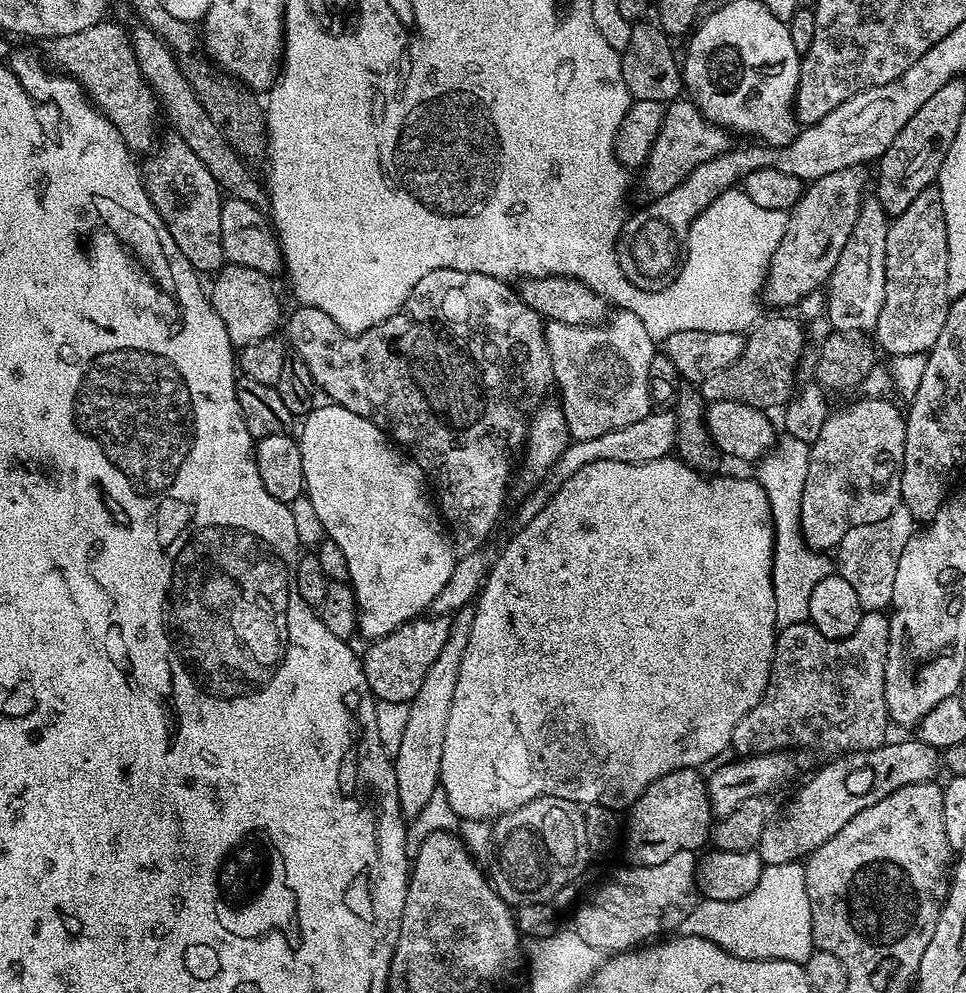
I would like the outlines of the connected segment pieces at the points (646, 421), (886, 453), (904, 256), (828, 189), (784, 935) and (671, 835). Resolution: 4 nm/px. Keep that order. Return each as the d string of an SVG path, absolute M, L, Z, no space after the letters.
M654 410L633 425L622 426L621 429L601 434L597 438L571 441L558 461L554 462L554 466L545 474L543 482L521 499L521 505L518 508L518 524L523 526L531 522L534 515L538 514L542 506L561 488L562 482L572 477L582 466L594 461L620 461L631 464L654 461L669 455L675 449L675 445L676 418L675 413L670 410Z
M869 395L869 400L856 400L853 404L848 404L845 408L833 411L825 418L821 433L808 450L808 469L806 470L806 486L802 486L802 502L800 503L800 523L799 526L804 532L804 539L809 548L813 550L825 550L824 548L835 549L837 544L842 542L843 535L854 526L863 526L867 523L881 522L896 507L900 506L900 491L902 490L902 466L904 465L904 455L906 454L906 426L904 425L905 413L900 412L888 401L888 398L881 398L879 395Z
M933 186L922 190L902 215L889 223L886 234L886 298L882 312L876 322L874 333L875 345L889 357L905 356L906 354L926 354L931 351L939 334L946 324L946 314L950 297L946 286L946 270L948 269L948 235L942 210L942 198L939 187Z
M863 167L834 170L834 174L826 174L826 178L818 178L807 185L806 191L796 207L788 212L786 234L782 234L782 242L778 250L774 250L772 261L768 267L768 276L764 280L762 300L772 310L792 310L799 305L802 298L812 292L819 292L827 285L834 266L838 263L839 254L846 245L847 238L858 219L860 206L866 197L864 187L869 187L870 176Z
M795 860L765 864L758 884L744 898L730 902L697 899L690 914L680 923L679 931L686 936L706 938L738 958L805 964L814 945L804 864Z
M679 768L649 784L645 792L619 820L611 808L589 807L584 813L588 847L604 856L621 856L628 866L658 866L679 852L696 852L709 843L714 817L708 801L708 785L694 768Z

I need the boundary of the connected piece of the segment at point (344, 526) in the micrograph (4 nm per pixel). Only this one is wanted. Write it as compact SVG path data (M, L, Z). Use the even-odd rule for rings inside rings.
M324 402L321 408L320 405L313 407L312 411L303 417L301 424L304 425L301 426L300 432L298 428L298 439L300 441L300 449L302 450L302 474L304 475L306 498L314 506L314 514L318 514L318 522L322 522L325 537L338 542L338 546L342 546L342 554L346 554L346 566L348 567L347 583L351 584L356 595L356 610L358 612L356 626L359 635L361 637L364 635L365 641L368 642L380 640L386 634L398 630L398 626L402 626L410 620L417 619L421 614L427 613L431 609L434 598L438 594L442 594L446 582L450 582L450 574L454 570L457 561L452 541L449 533L446 531L446 525L438 511L437 505L430 495L430 484L424 472L416 465L415 460L401 451L390 439L388 433L382 431L378 425L366 418L362 418L358 414L354 414L354 410L346 410L341 404L331 402Z

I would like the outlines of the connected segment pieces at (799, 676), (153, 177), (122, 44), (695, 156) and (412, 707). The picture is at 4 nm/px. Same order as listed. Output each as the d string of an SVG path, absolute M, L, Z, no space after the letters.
M865 611L858 630L845 640L825 640L810 622L786 626L776 633L776 645L770 666L770 678L762 698L734 726L733 753L761 756L792 748L821 748L828 754L871 752L889 739L888 707L886 706L886 654L888 653L888 616L883 611Z
M169 134L159 141L158 147L143 161L142 175L144 189L162 222L166 222L166 230L170 230L170 238L174 238L174 246L182 250L186 262L196 269L197 273L215 274L224 267L224 251L222 250L222 226L220 225L220 206L222 189L206 170L202 158L186 146L181 136Z
M105 18L94 26L86 26L86 30L78 30L78 34L56 34L45 39L48 40L44 44L47 63L79 82L84 95L115 126L120 139L126 142L133 154L148 154L158 144L156 96L140 73L133 39L129 33L128 36L124 33L122 25L111 24L110 20Z
M677 98L665 107L662 118L662 130L658 130L658 138L654 138L654 146L650 146L648 160L643 166L644 188L649 197L665 195L668 191L677 191L679 184L688 175L699 173L706 162L718 160L733 147L733 137L727 128L719 128L710 122L696 108L690 98Z
M475 607L461 608L450 620L450 634L446 646L438 653L438 658L426 670L426 679L418 694L407 704L410 718L406 722L406 731L402 746L394 757L394 774L398 782L398 806L404 818L411 818L426 806L430 794L440 783L442 766L442 742L446 742L446 722L450 718L450 702L454 702L454 686L458 686L458 670L462 670L462 654L466 654L466 642L470 640L470 626L474 626Z

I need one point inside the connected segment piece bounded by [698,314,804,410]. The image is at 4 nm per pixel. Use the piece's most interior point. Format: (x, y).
(762, 376)

